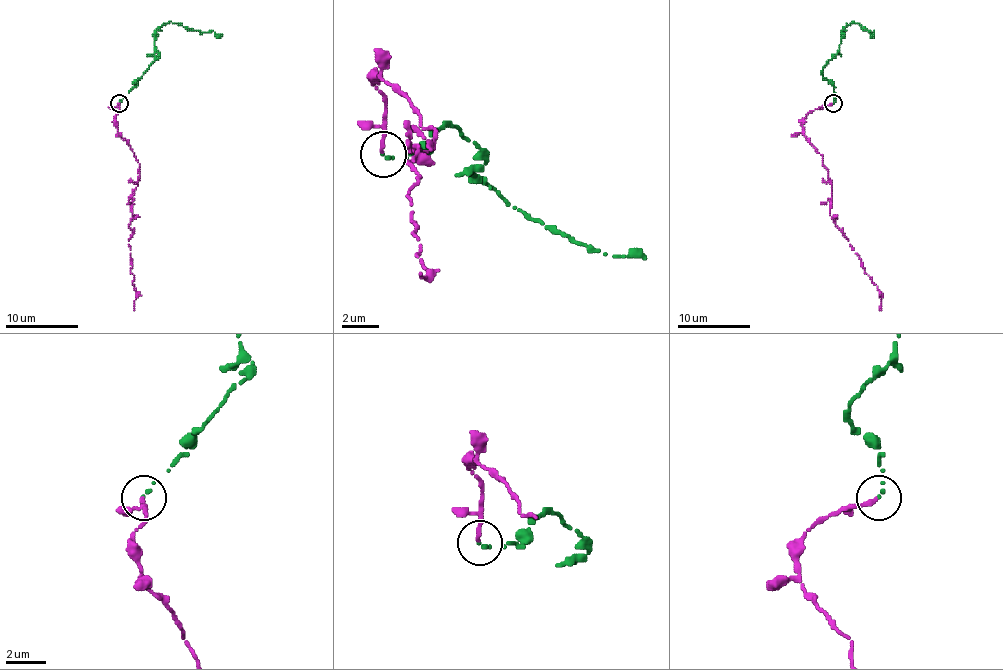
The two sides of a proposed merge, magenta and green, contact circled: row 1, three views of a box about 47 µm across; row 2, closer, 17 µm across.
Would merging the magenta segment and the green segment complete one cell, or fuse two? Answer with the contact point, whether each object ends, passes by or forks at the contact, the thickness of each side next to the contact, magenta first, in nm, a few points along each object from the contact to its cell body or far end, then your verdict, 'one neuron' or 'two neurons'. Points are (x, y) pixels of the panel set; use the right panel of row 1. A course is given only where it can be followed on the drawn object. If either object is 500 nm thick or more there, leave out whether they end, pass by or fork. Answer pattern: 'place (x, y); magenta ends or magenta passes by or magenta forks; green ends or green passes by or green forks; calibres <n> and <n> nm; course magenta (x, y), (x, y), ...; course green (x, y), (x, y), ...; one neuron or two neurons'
place (833, 103); magenta ends; green ends; calibres 240 and 180 nm; course magenta (832, 103), (806, 116), (802, 133), (822, 156), (832, 186), (830, 215), (877, 286), (879, 310); course green (833, 103), (833, 85), (822, 76), (822, 67), (837, 54), (841, 34), (854, 21), (874, 30), (872, 36); one neuron

